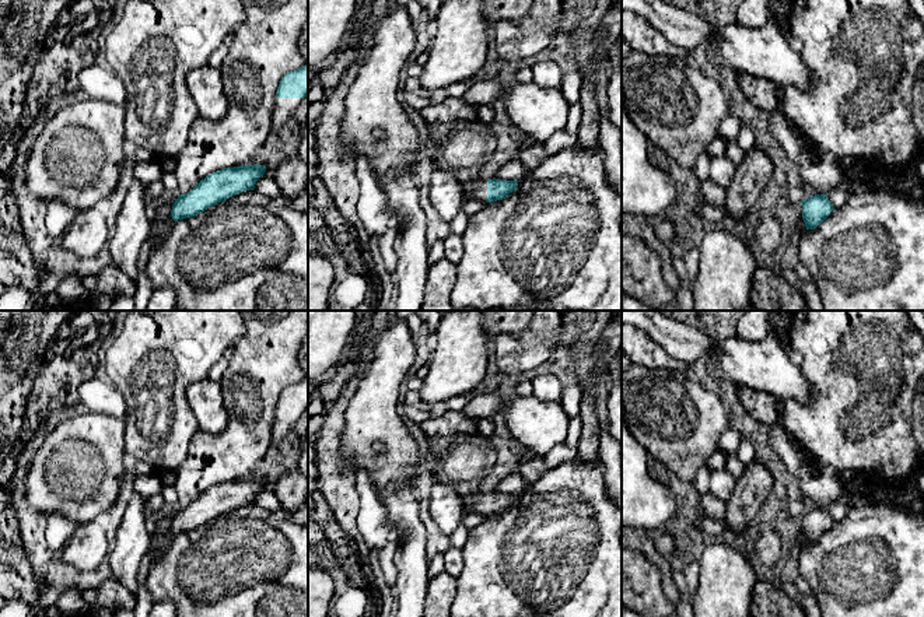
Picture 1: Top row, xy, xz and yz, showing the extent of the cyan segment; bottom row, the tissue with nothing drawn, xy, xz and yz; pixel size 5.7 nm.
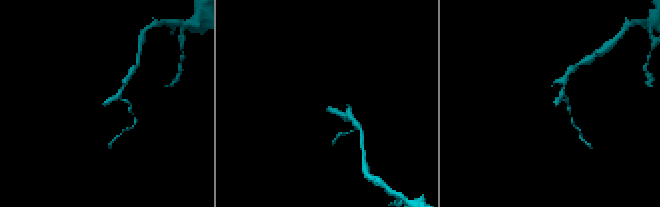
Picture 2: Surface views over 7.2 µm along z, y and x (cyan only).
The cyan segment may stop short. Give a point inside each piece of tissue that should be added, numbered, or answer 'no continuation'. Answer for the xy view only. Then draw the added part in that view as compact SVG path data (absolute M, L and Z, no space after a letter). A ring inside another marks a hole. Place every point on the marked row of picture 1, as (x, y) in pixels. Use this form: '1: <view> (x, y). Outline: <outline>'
1: xy (284, 108). Outline: M279 98L274 99L274 108L272 115L272 129L279 132L281 127L288 125L291 116L297 111L302 98Z
2: xy (158, 230). Outline: M171 215L164 221L151 221L148 239L153 239L155 243L160 243L171 231L174 222L175 221Z

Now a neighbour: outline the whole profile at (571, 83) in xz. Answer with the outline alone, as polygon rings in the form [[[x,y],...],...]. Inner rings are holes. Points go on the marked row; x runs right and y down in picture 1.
[[[580,70],[563,73],[560,91],[566,98],[568,106],[577,104],[581,98],[584,74]]]

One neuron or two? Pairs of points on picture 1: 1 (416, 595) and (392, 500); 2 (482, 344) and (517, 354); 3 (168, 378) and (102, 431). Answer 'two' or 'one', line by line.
1: one
2: two
3: two

